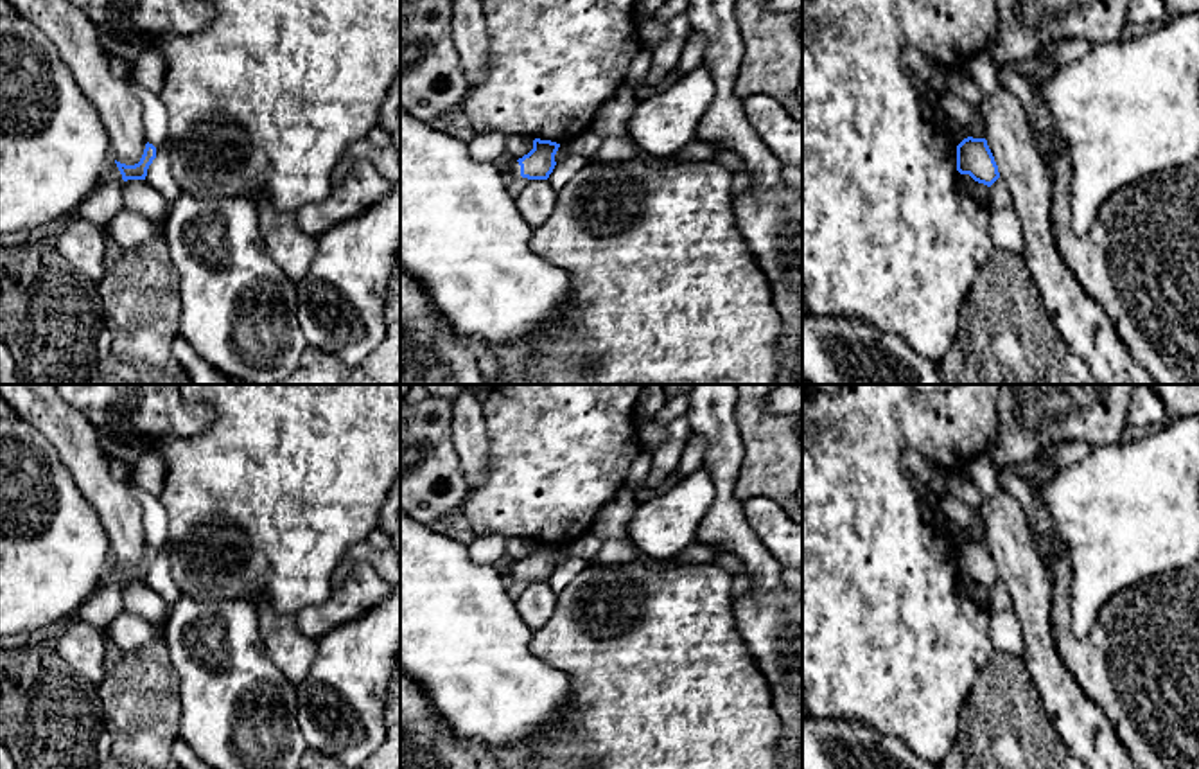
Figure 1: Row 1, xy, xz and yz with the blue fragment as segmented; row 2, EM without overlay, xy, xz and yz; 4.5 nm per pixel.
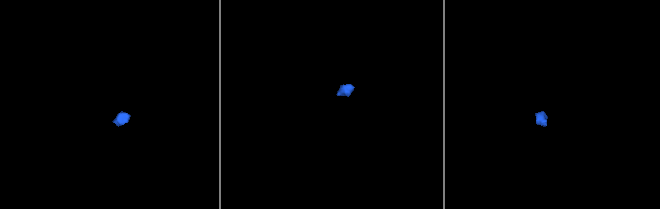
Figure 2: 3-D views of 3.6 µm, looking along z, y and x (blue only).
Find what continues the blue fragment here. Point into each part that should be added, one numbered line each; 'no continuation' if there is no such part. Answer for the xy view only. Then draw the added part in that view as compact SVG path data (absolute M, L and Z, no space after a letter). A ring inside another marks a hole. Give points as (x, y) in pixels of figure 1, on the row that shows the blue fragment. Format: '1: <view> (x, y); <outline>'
no continuation

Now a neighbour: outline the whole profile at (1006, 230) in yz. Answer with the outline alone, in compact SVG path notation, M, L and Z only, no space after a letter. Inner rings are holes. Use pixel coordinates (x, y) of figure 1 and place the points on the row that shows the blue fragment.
M1012 207L989 212L989 234L996 250L1021 250L1023 226Z

